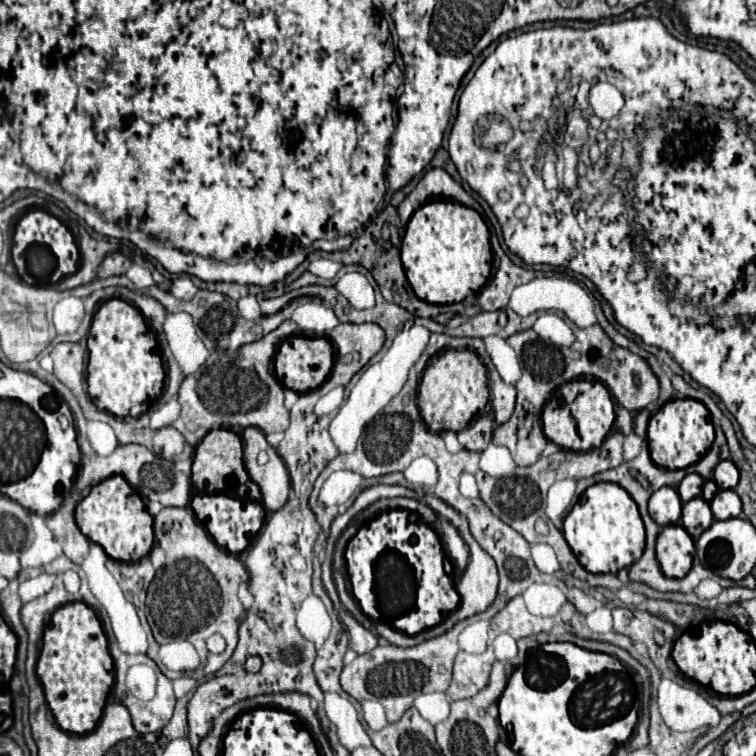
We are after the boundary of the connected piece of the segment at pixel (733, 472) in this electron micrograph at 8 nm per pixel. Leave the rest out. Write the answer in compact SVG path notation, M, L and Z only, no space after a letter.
M730 459L720 461L718 467L714 469L714 481L720 489L734 489L738 485L738 479L740 479L738 467Z

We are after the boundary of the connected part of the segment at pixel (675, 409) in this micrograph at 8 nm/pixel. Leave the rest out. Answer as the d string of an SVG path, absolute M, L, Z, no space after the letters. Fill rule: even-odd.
M672 399L668 401L648 425L648 447L656 465L666 469L684 469L708 451L714 441L714 425L710 421L710 411L704 403L696 399Z

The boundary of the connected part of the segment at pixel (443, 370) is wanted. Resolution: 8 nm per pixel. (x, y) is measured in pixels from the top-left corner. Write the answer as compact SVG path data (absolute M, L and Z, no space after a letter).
M446 351L440 357L432 359L422 375L418 387L418 407L424 423L434 433L444 431L462 431L466 429L478 413L486 409L488 403L488 375L486 367L474 351Z

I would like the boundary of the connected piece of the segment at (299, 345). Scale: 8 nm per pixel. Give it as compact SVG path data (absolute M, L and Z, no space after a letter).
M292 335L280 345L276 353L276 361L274 361L274 371L284 387L304 393L304 391L312 391L320 387L328 379L332 365L334 365L334 347L326 337L310 339L310 337Z

